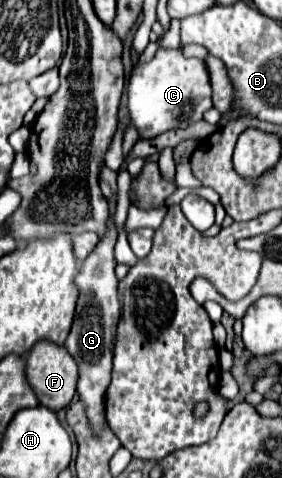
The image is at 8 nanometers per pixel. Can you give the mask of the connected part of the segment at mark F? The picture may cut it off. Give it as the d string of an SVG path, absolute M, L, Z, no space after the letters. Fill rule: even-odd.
M38 342L26 360L26 380L34 388L34 394L42 406L52 412L58 412L70 404L76 394L76 380L78 380L78 366L74 358L66 352L64 346L56 346L50 342Z

